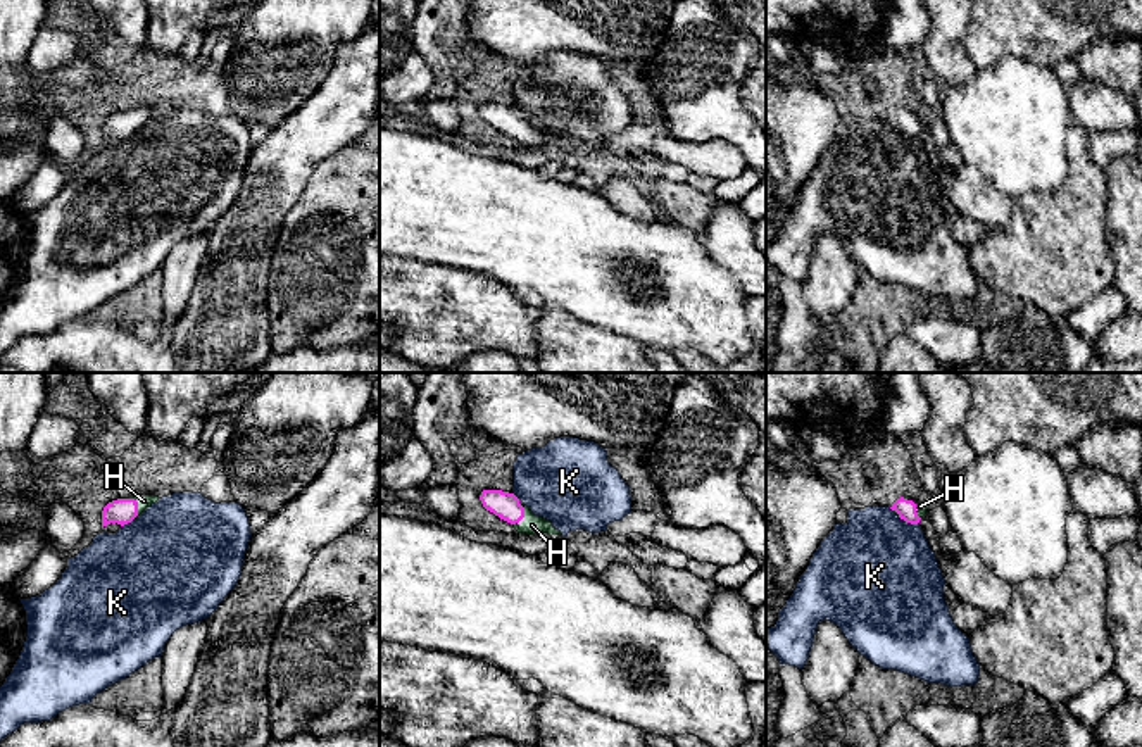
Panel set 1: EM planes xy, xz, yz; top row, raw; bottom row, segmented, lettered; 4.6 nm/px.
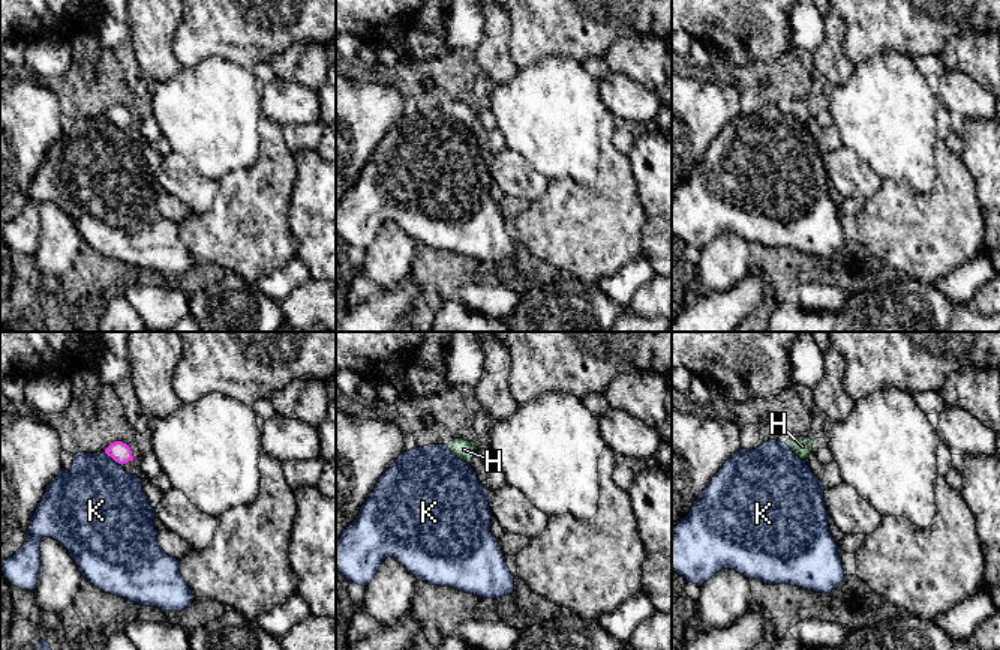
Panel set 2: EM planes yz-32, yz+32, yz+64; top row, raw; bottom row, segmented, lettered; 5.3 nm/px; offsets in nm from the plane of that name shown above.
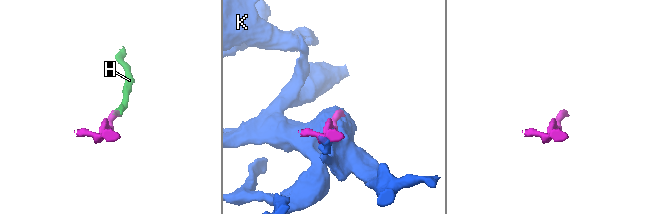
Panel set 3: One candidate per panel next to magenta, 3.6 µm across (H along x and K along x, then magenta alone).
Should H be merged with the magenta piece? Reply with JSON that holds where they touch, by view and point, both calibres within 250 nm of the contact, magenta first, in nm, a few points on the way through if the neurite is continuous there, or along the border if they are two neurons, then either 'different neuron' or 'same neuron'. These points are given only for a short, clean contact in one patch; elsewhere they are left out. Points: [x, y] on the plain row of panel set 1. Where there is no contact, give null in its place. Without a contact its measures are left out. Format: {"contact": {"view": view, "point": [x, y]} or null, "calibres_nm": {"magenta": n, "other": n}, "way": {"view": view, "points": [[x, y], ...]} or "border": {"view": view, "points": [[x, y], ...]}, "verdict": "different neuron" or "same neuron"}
{"contact": {"view": "xz", "point": [523, 126]}, "calibres_nm": {"magenta": 120, "other": 100}, "way": {"view": "xz", "points": [[506, 119], [523, 126], [532, 138]]}, "verdict": "same neuron"}

